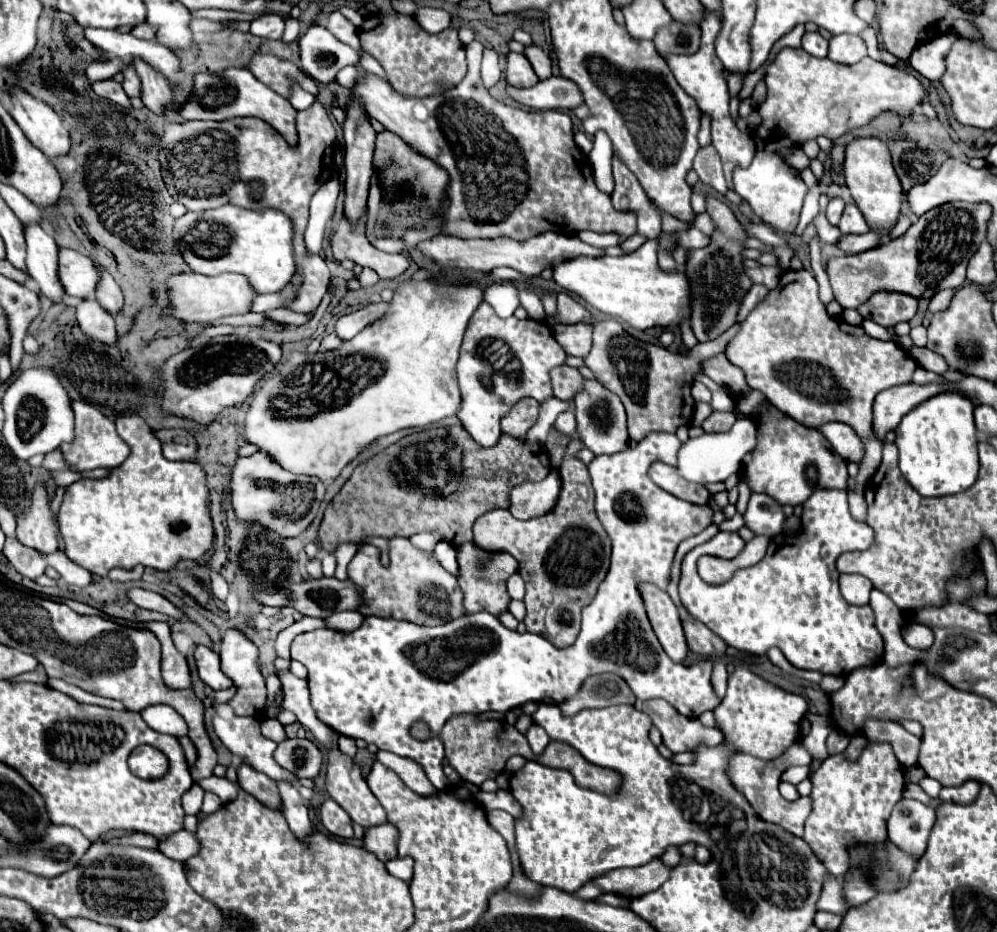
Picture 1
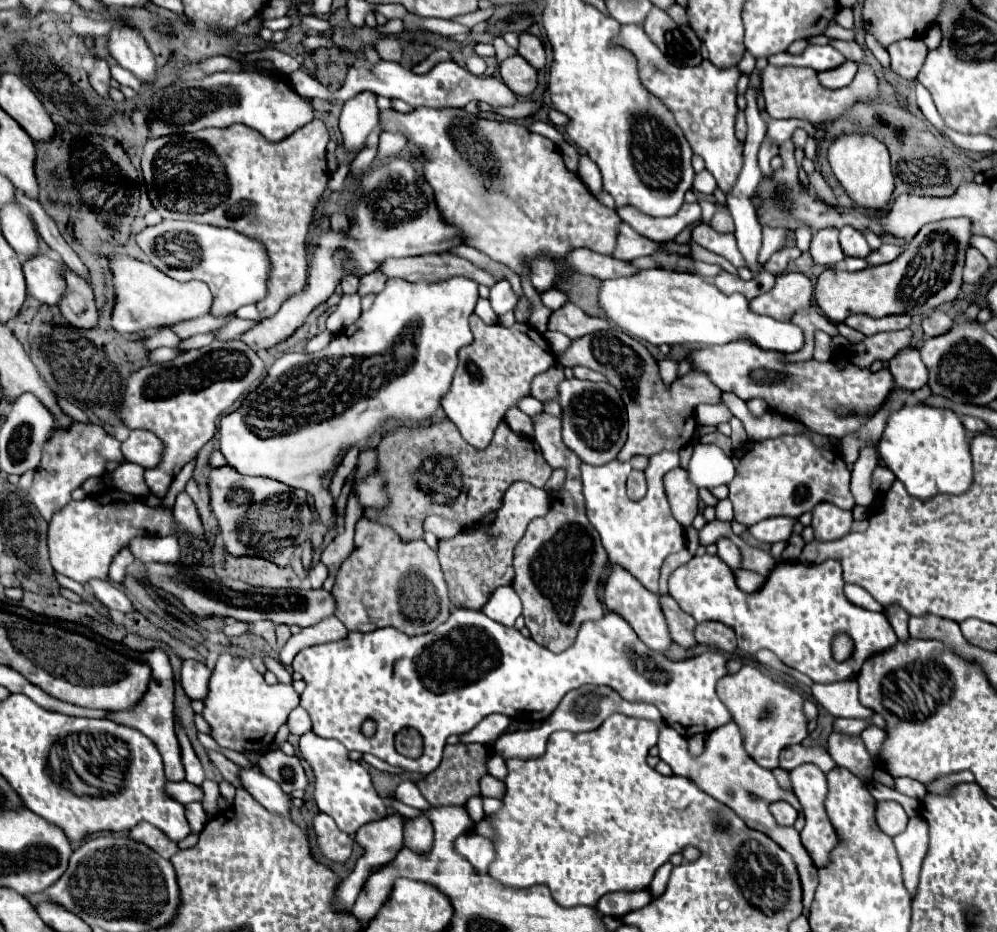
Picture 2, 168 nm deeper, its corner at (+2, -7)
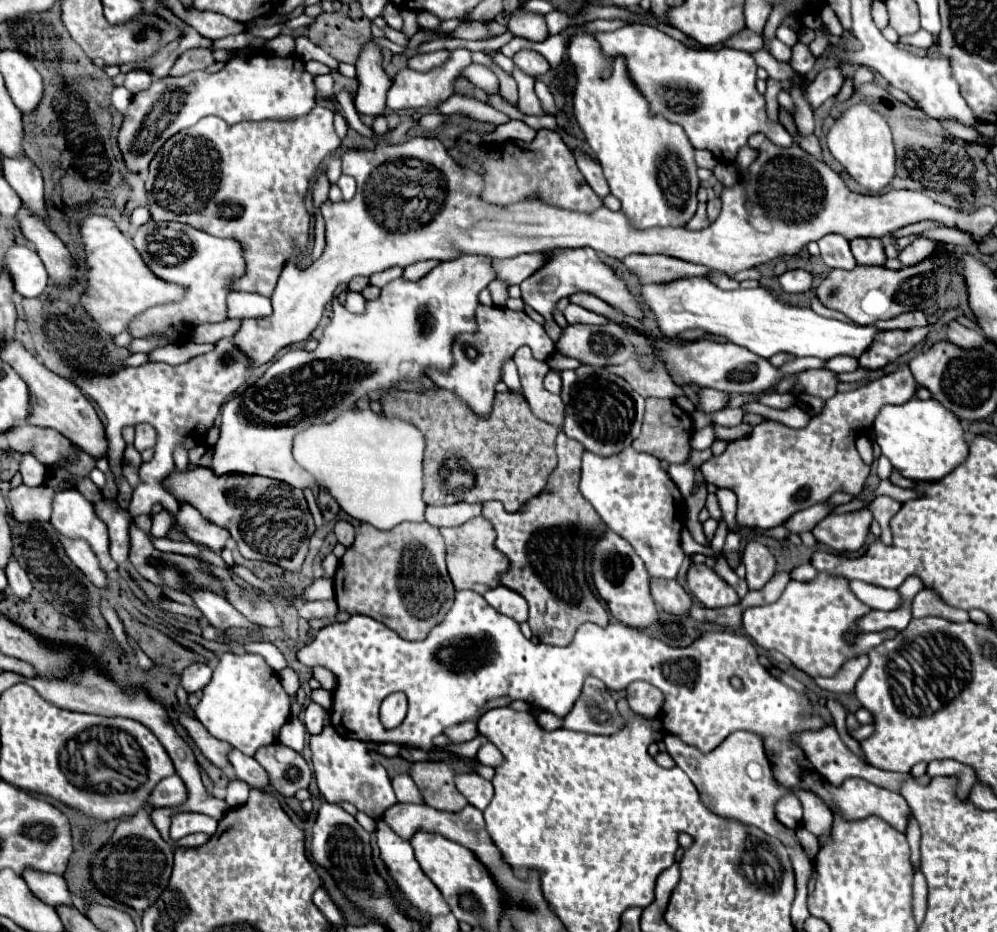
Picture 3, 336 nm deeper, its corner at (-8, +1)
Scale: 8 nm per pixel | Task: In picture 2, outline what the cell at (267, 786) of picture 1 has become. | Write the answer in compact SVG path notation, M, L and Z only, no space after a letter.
M209 750L209 758L213 760L213 764L219 768L219 772L223 774L223 778L225 778L227 782L231 782L235 788L241 788L241 782L239 782L239 772L243 770L241 766L237 766L235 762L227 760L223 754L213 752L213 750Z

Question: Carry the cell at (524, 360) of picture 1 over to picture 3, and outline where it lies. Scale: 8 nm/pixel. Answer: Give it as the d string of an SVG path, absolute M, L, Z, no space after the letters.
M477 306L477 332L473 334L457 334L453 340L453 366L447 372L429 370L429 380L441 388L447 388L459 394L477 414L489 414L493 398L495 398L495 382L501 380L501 364L513 358L515 350L521 346L529 346L533 356L545 360L555 352L555 342L547 336L545 328L533 322L525 312L501 310L497 306Z

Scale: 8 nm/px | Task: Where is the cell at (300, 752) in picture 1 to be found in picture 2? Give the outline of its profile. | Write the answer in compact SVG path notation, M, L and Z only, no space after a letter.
M269 750L259 758L259 768L263 774L281 784L281 788L291 794L293 790L305 790L309 780L301 766L299 756L287 756L281 750Z

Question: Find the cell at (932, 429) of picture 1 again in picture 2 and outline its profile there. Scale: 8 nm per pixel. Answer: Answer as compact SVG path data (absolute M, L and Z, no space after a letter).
M927 404L903 406L887 420L887 428L879 440L879 454L915 498L929 500L937 494L959 496L971 488L973 460L969 438L961 418L953 410Z

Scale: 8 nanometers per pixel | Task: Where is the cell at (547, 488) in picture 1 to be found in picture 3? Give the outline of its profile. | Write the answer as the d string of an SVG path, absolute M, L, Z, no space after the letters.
M477 516L457 528L441 528L441 536L447 546L447 570L455 584L455 590L473 590L485 594L499 584L499 576L509 568L509 560L495 548L495 530L489 520Z

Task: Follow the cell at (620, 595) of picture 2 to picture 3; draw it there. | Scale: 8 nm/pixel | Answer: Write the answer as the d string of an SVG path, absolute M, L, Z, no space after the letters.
M605 528L599 540L593 544L591 576L597 594L607 604L613 618L633 628L645 628L657 622L657 608L649 592L649 574L641 558L633 550L633 546L629 546L629 542L625 542L619 534L613 534L613 530L609 528Z

